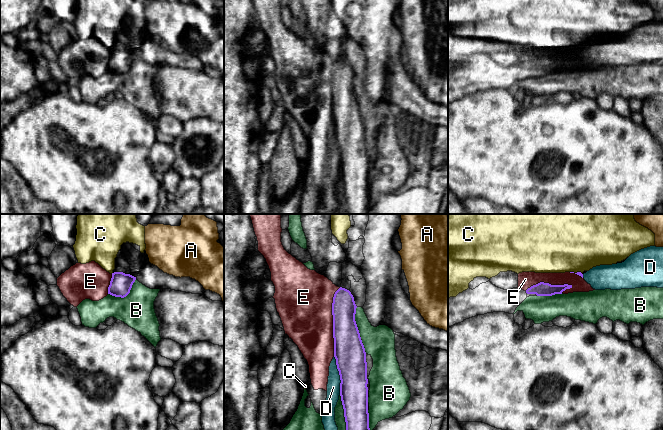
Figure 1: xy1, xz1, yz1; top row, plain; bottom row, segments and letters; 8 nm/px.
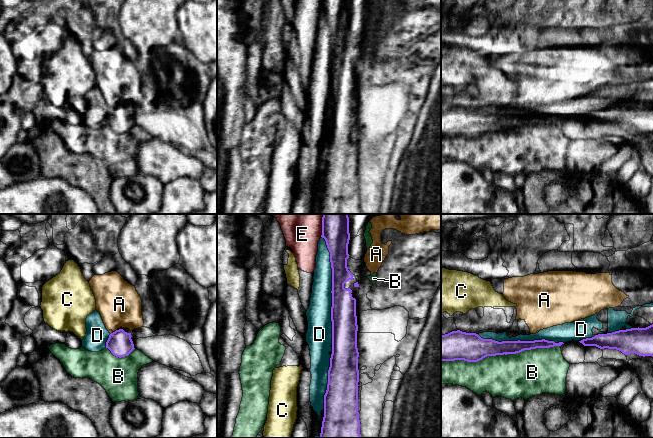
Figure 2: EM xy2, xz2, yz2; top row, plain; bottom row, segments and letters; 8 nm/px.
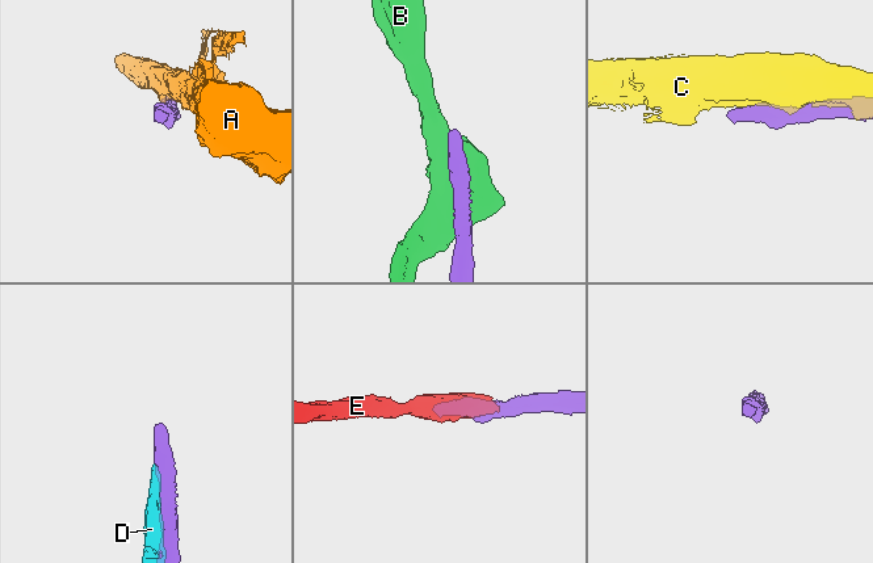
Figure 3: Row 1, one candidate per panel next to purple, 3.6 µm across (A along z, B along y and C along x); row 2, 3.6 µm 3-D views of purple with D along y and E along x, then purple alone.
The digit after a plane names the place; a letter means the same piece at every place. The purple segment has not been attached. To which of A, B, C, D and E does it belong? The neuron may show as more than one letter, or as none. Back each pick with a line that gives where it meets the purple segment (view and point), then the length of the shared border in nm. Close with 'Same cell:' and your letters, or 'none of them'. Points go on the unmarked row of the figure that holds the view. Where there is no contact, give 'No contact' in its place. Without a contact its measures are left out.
Same cell: none of them

